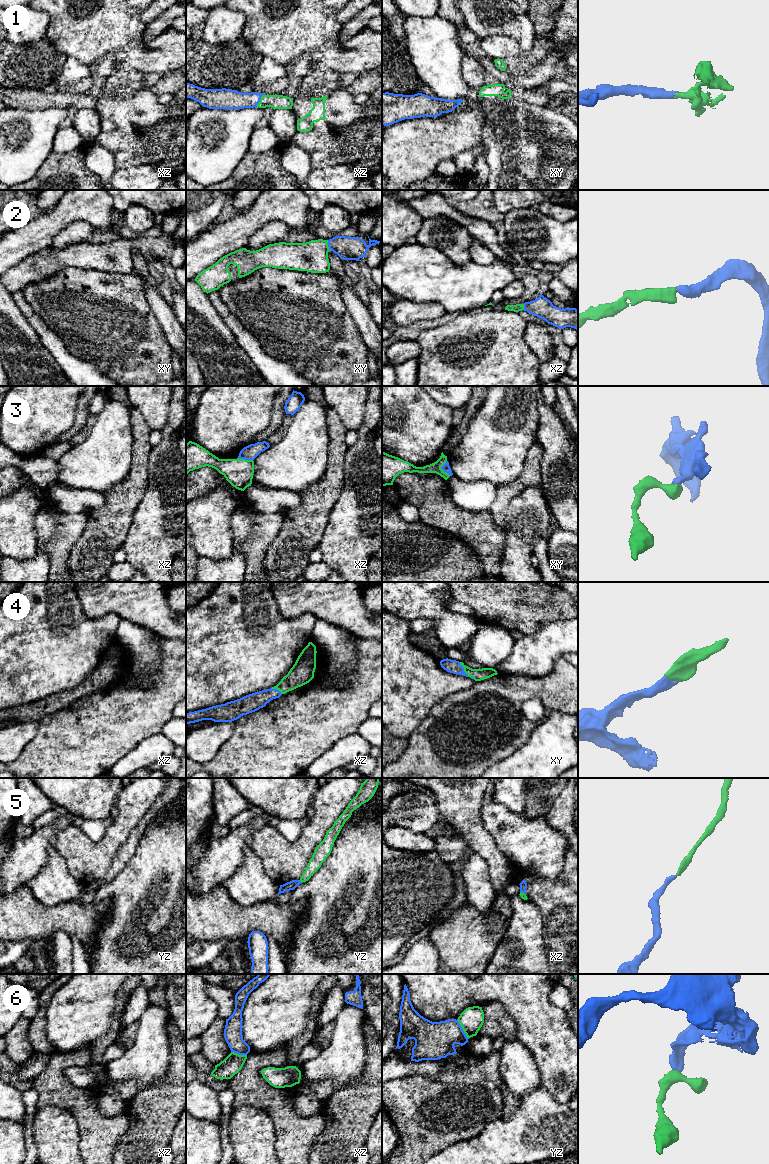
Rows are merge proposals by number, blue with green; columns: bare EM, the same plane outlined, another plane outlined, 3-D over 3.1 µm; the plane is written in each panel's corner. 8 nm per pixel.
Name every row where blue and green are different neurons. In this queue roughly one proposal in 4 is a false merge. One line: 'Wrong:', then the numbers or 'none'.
Wrong: 6

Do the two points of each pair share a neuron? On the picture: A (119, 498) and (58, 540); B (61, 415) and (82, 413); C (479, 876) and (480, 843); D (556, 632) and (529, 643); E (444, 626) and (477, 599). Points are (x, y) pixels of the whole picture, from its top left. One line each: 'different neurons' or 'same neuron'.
A: different neurons
B: different neurons
C: different neurons
D: same neuron
E: different neurons

